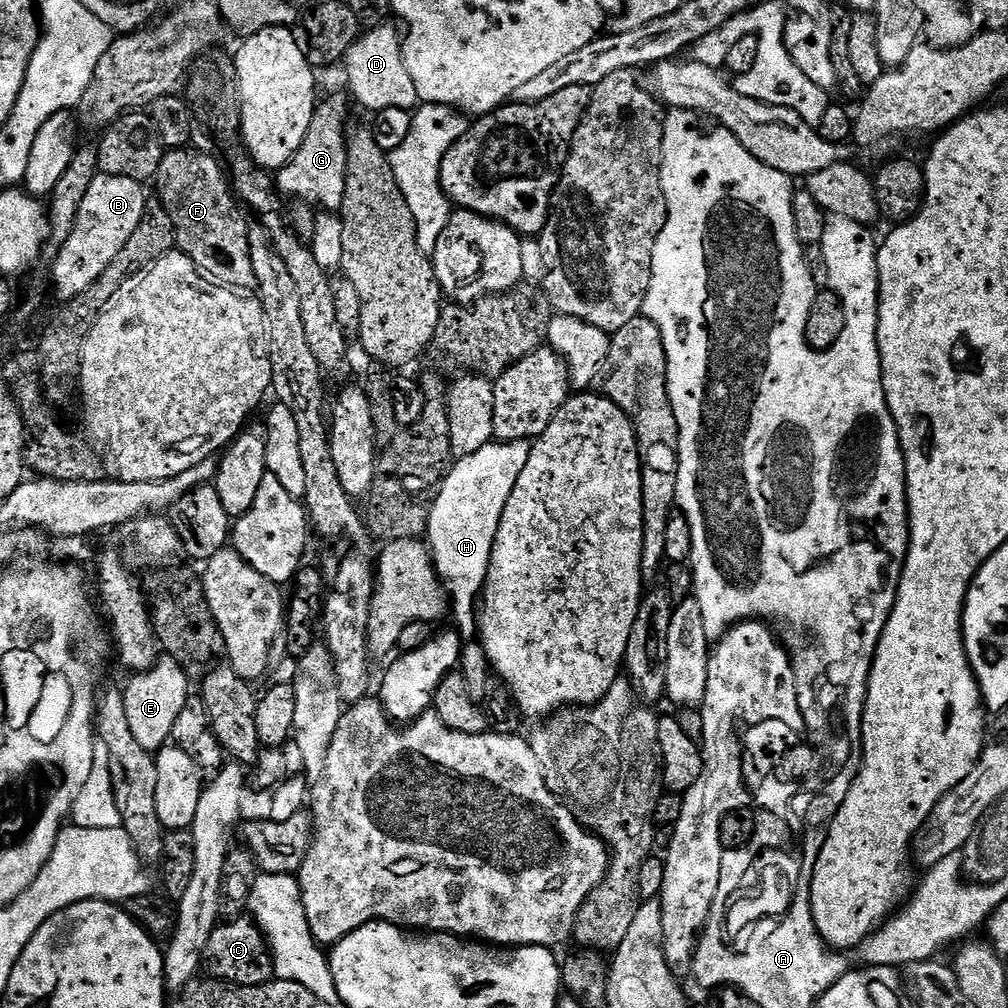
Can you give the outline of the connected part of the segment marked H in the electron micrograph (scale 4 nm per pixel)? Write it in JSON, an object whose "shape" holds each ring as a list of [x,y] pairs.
{"shape":[[[527,440],[491,442],[469,457],[457,459],[429,509],[426,544],[437,575],[448,583],[450,612],[456,615],[455,627],[461,637],[468,638],[472,631],[477,631],[478,597],[488,579],[492,547],[496,544],[506,502],[512,496],[518,474],[526,467],[531,449],[532,444]]]}

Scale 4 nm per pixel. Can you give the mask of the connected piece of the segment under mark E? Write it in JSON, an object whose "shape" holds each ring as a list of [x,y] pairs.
{"shape":[[[157,659],[156,665],[131,677],[132,681],[122,688],[126,706],[126,722],[130,722],[130,734],[138,738],[138,746],[150,753],[157,753],[171,741],[174,721],[186,706],[190,695],[190,681],[177,660]]]}

